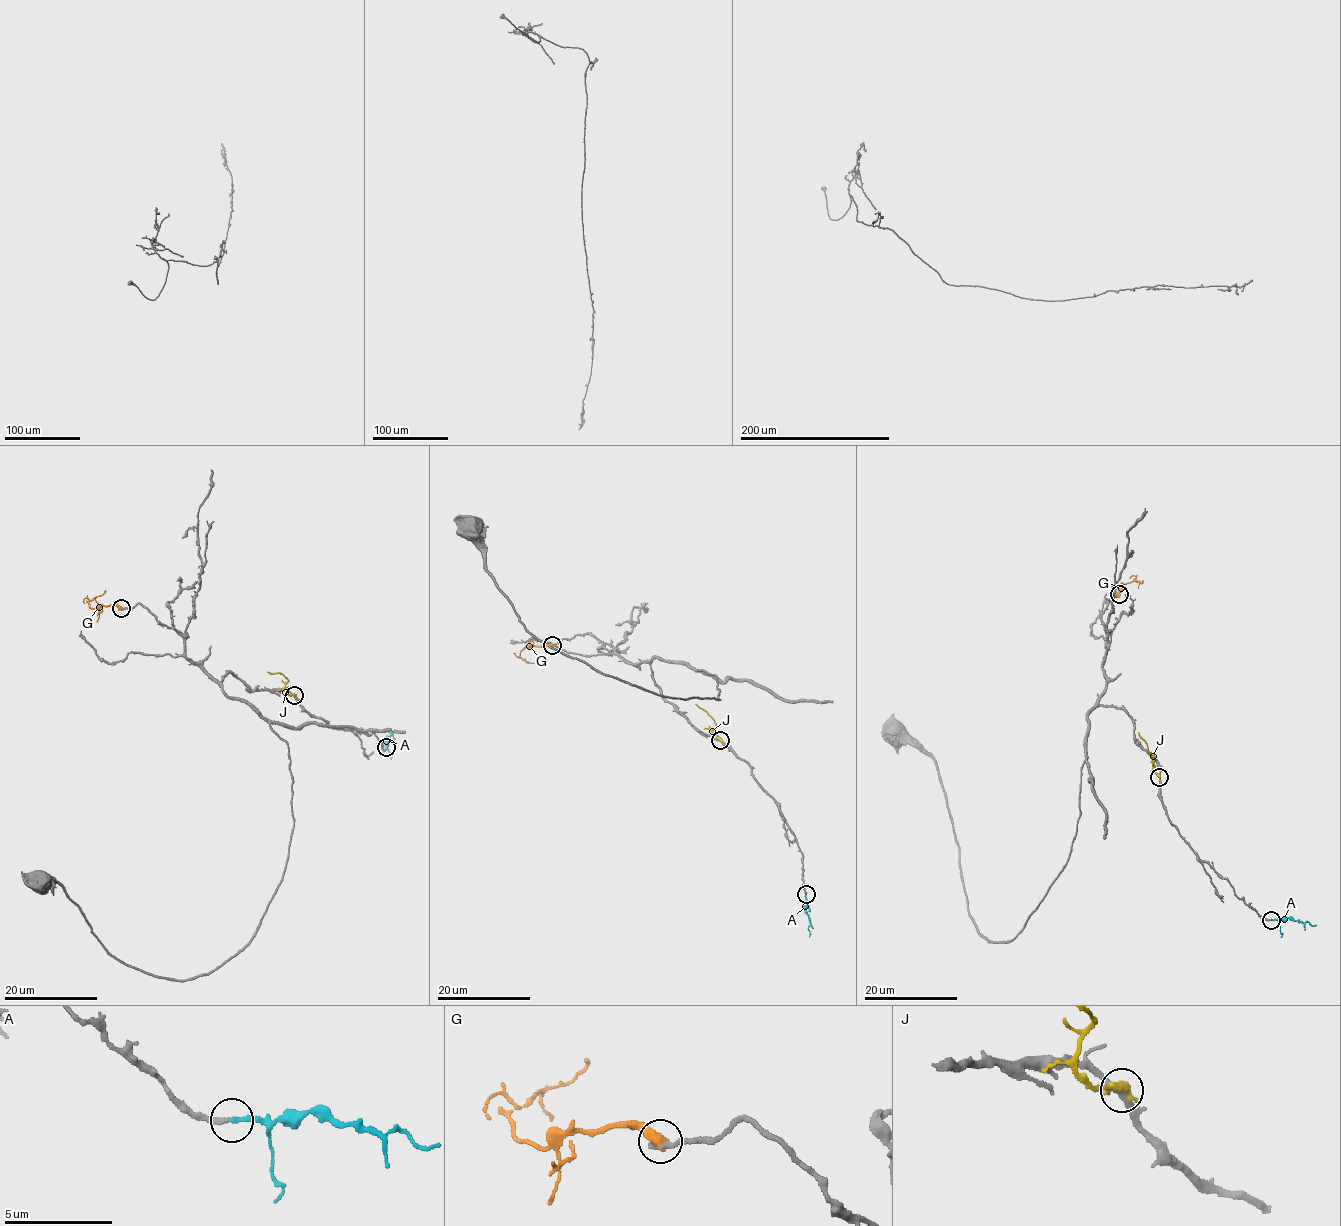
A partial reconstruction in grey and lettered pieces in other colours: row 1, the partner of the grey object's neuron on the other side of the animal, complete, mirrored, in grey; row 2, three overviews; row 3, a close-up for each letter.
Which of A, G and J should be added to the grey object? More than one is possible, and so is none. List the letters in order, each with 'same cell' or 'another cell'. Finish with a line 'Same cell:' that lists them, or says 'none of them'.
A: same cell
G: another cell
J: another cell
Same cell: A

